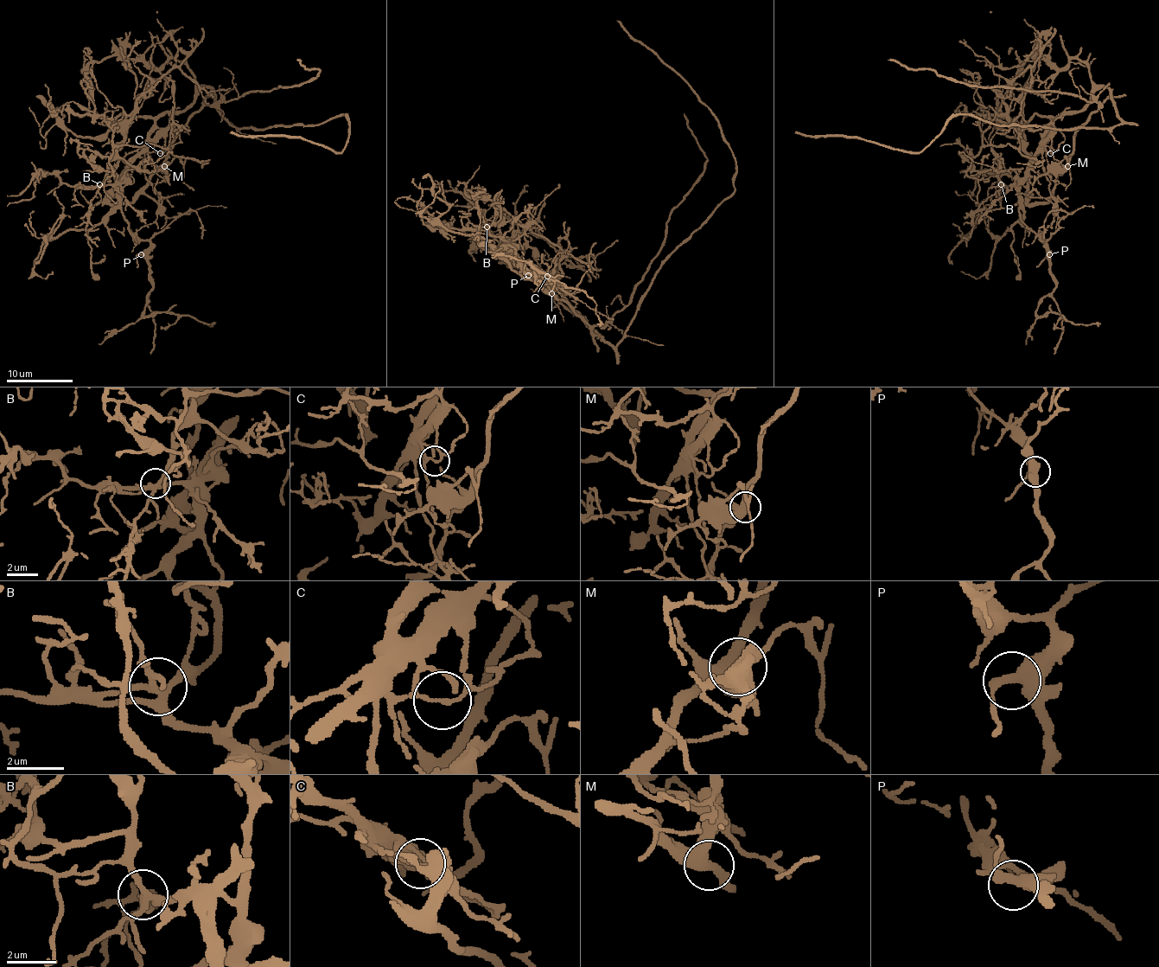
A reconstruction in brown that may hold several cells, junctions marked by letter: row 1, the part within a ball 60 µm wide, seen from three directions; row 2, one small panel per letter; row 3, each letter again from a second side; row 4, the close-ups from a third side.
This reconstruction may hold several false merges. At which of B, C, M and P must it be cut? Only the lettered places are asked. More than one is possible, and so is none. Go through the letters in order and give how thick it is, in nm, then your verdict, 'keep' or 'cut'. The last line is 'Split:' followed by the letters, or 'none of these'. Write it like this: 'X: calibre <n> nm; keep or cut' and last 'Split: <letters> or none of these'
B: calibre 280 nm; keep
C: calibre 100 nm; cut
M: calibre 400 nm; keep
P: calibre 360 nm; keep
Split: C

